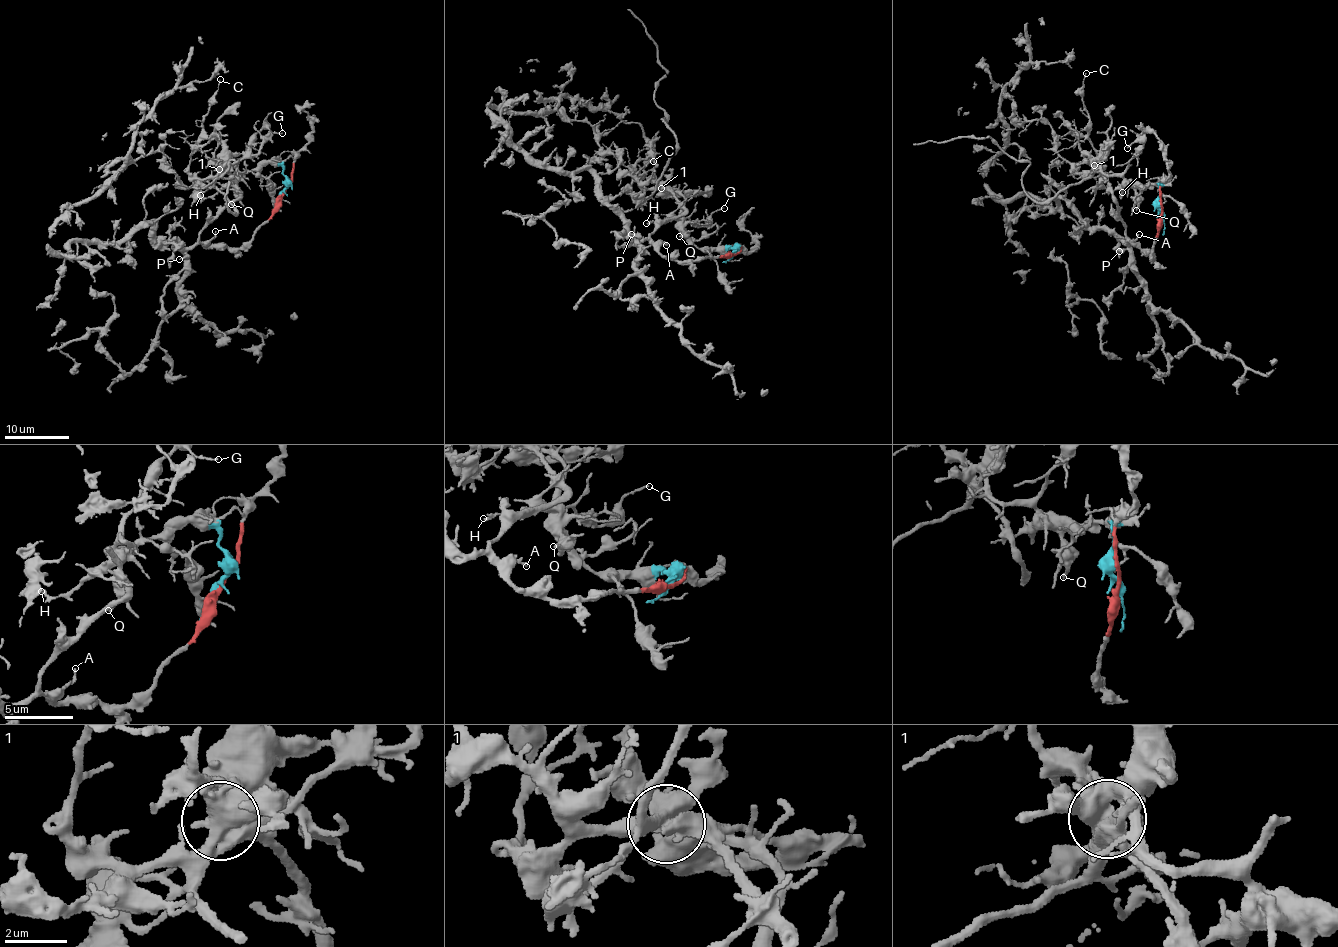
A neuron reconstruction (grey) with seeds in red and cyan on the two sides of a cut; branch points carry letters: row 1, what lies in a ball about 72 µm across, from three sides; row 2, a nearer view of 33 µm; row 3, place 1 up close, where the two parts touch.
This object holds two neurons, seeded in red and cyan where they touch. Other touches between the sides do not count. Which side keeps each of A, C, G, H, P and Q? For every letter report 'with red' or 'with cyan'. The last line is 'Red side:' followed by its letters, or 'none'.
A: with red
C: with cyan
G: with cyan
H: with cyan
P: with red
Q: with cyan
Red side: A, P

